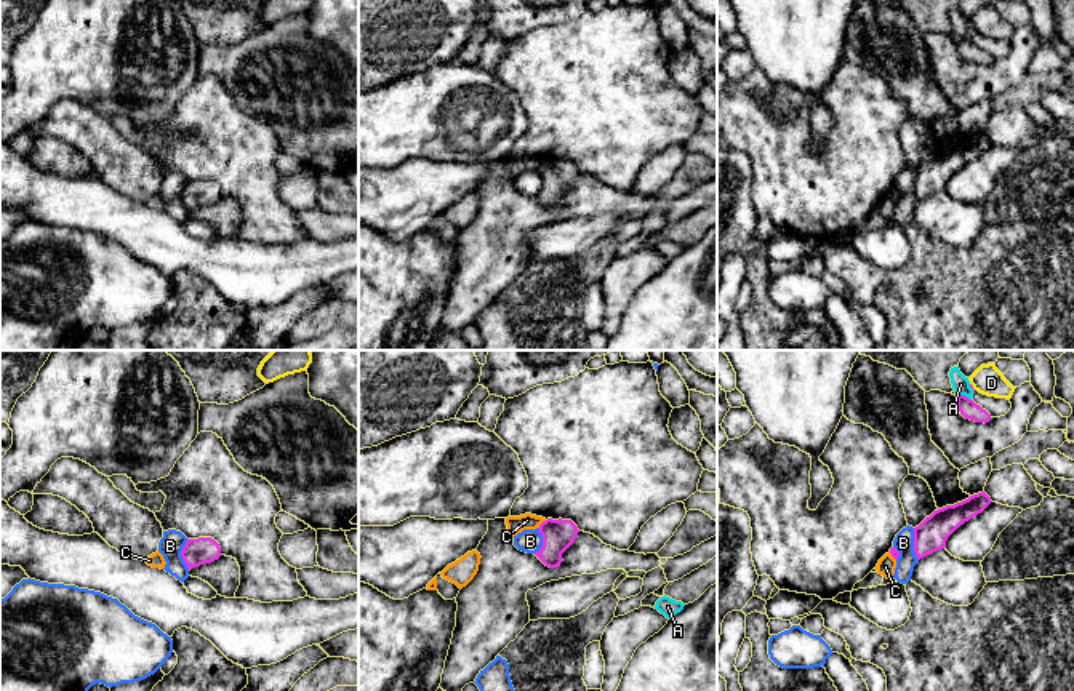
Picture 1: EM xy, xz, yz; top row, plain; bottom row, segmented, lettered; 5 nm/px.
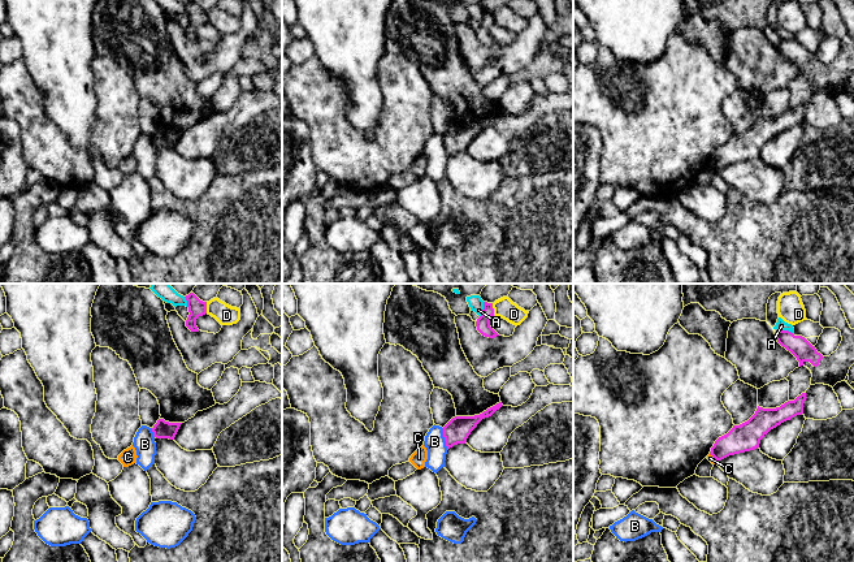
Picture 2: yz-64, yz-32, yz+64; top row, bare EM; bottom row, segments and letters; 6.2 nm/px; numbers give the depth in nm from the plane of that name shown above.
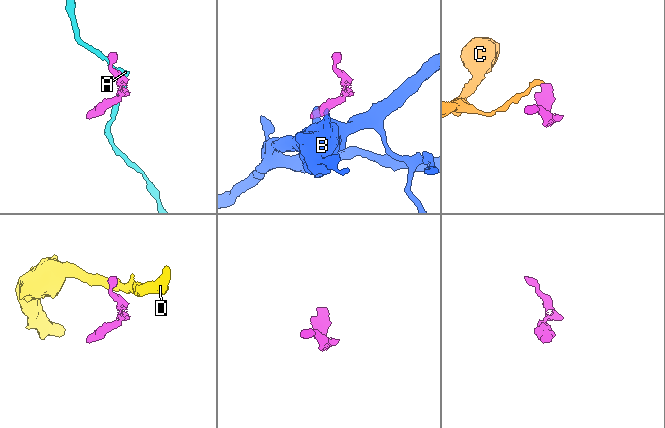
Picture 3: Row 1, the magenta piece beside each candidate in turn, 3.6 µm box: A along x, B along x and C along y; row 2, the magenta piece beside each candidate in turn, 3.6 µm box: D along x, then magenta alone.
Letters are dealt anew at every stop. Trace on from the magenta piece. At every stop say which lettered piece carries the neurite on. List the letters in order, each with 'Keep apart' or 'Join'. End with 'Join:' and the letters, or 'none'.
A: Keep apart
B: Keep apart
C: Keep apart
D: Keep apart
Join: none

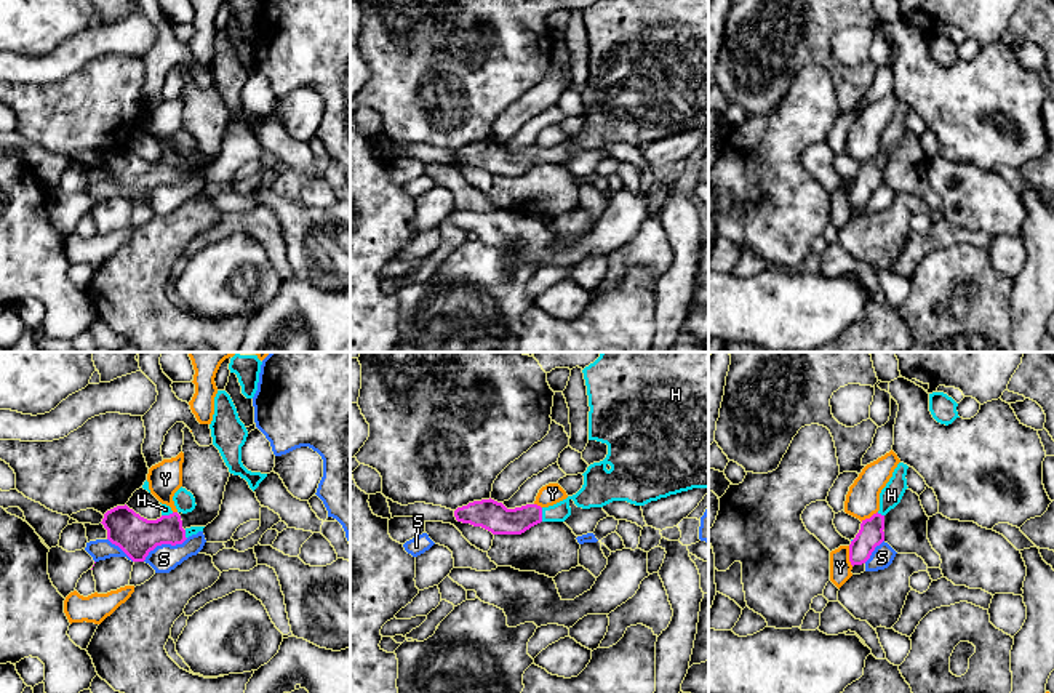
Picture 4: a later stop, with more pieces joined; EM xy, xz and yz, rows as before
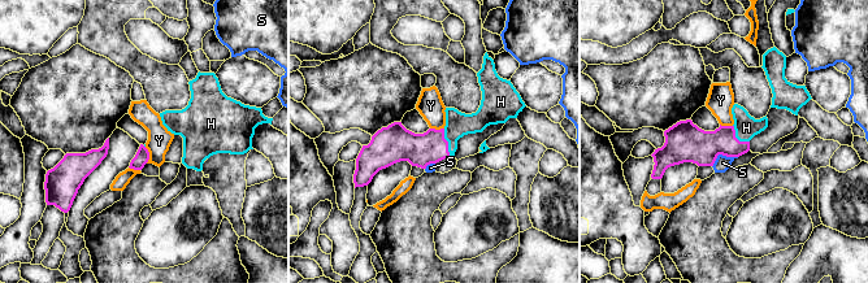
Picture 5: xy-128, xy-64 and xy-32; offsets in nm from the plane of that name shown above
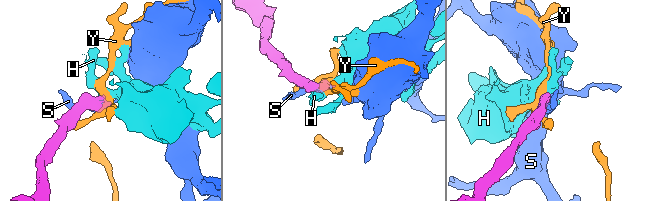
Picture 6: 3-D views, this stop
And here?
H: Join
S: Keep apart
Y: Keep apart
Join: H

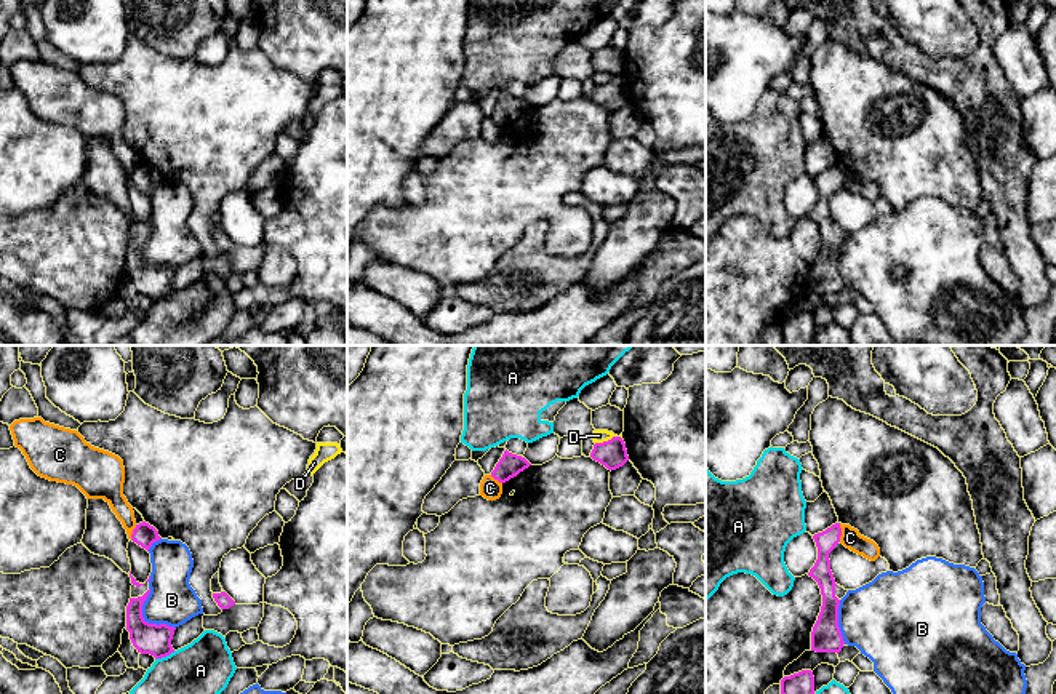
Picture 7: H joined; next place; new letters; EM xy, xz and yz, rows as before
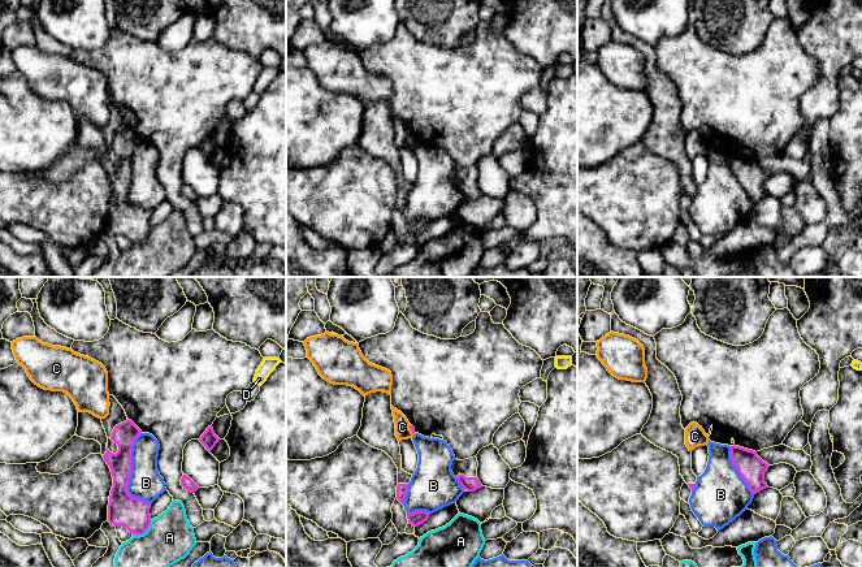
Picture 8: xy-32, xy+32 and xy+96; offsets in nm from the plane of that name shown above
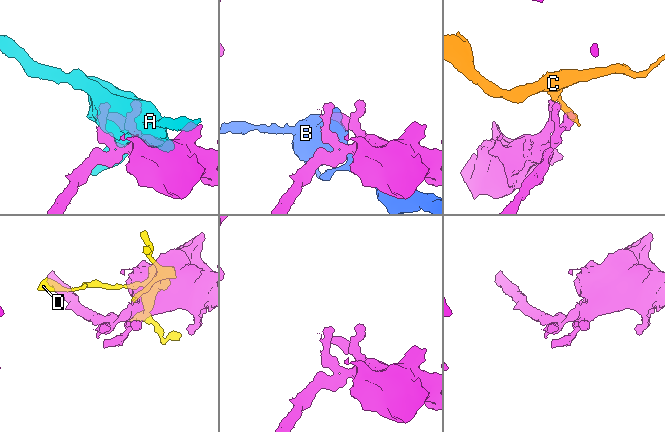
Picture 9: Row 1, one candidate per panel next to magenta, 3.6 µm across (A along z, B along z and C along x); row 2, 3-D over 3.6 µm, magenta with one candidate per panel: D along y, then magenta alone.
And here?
A: Keep apart
B: Keep apart
C: Keep apart
D: Keep apart
Join: none

